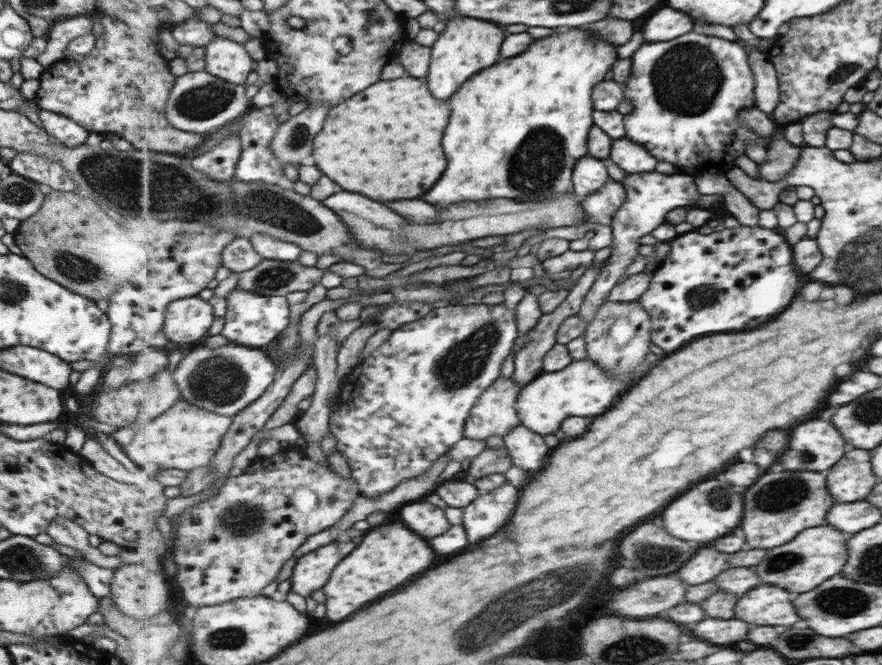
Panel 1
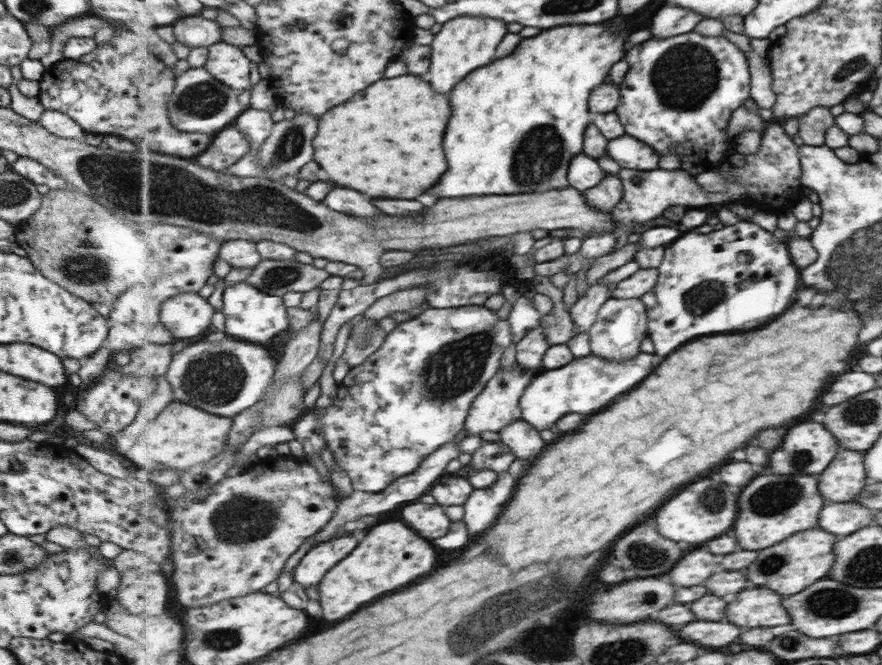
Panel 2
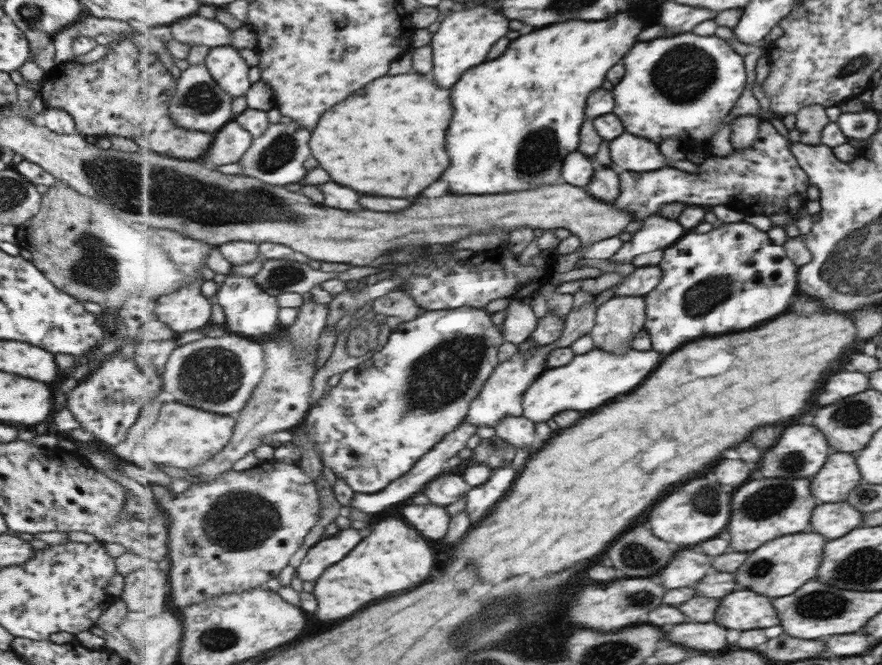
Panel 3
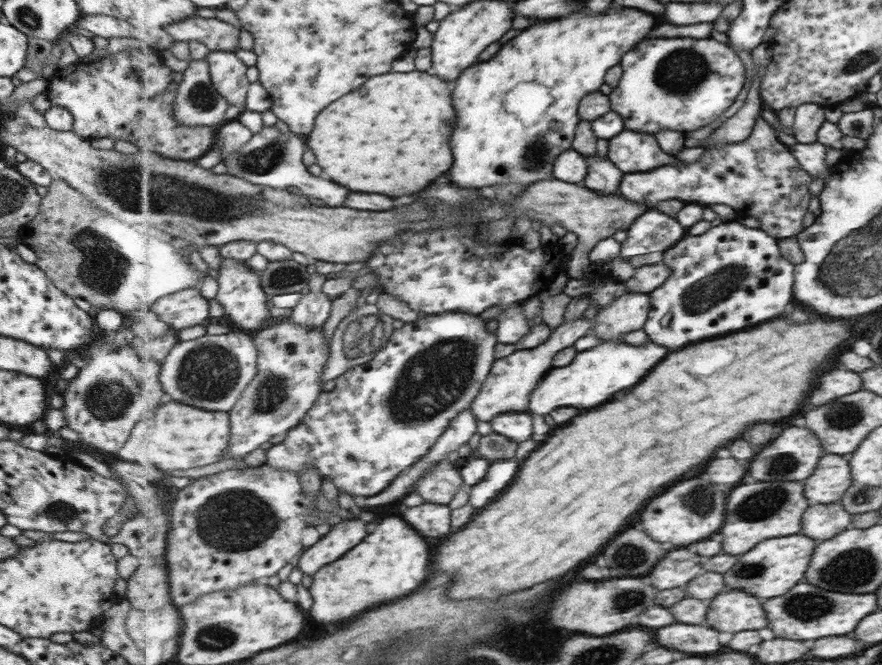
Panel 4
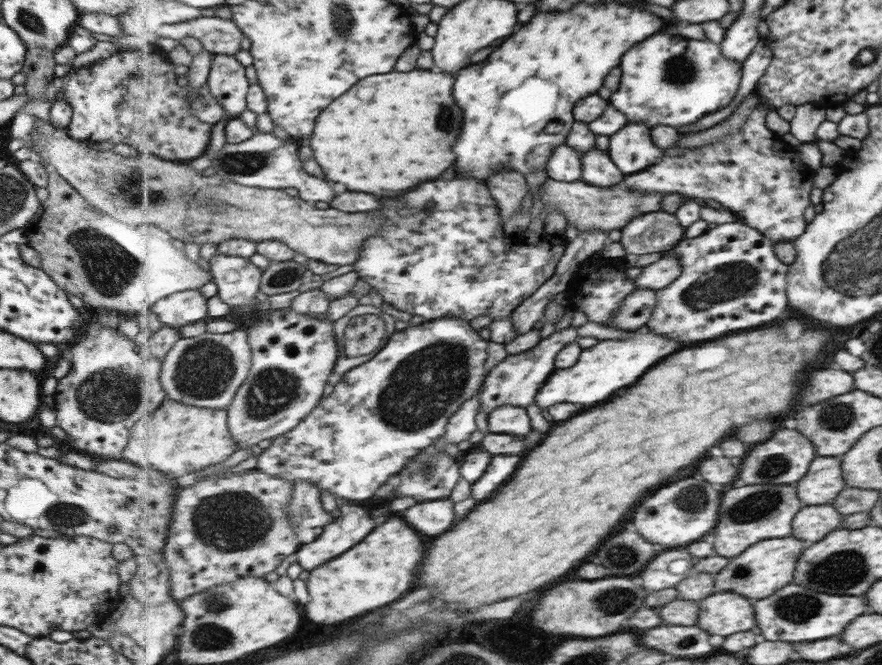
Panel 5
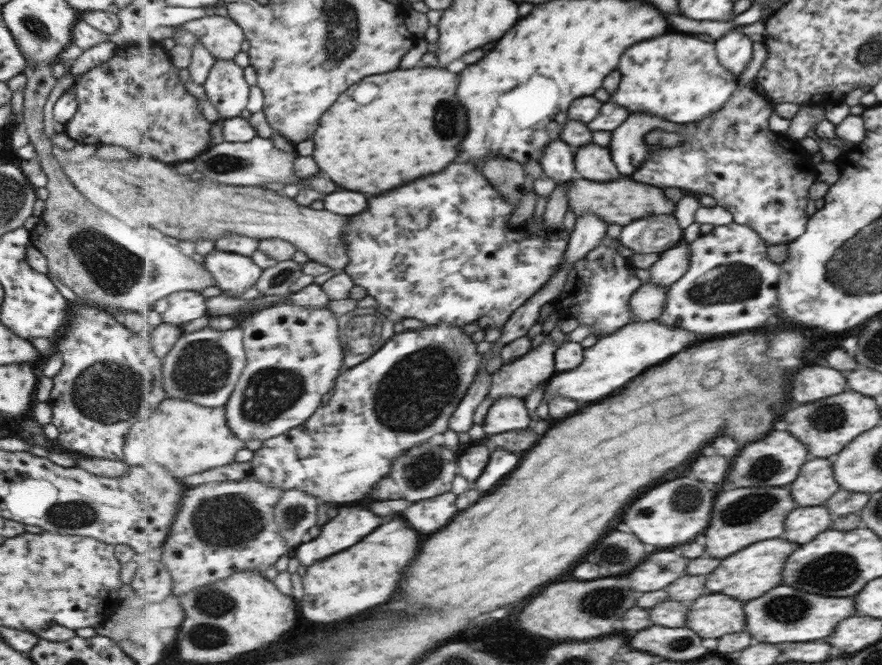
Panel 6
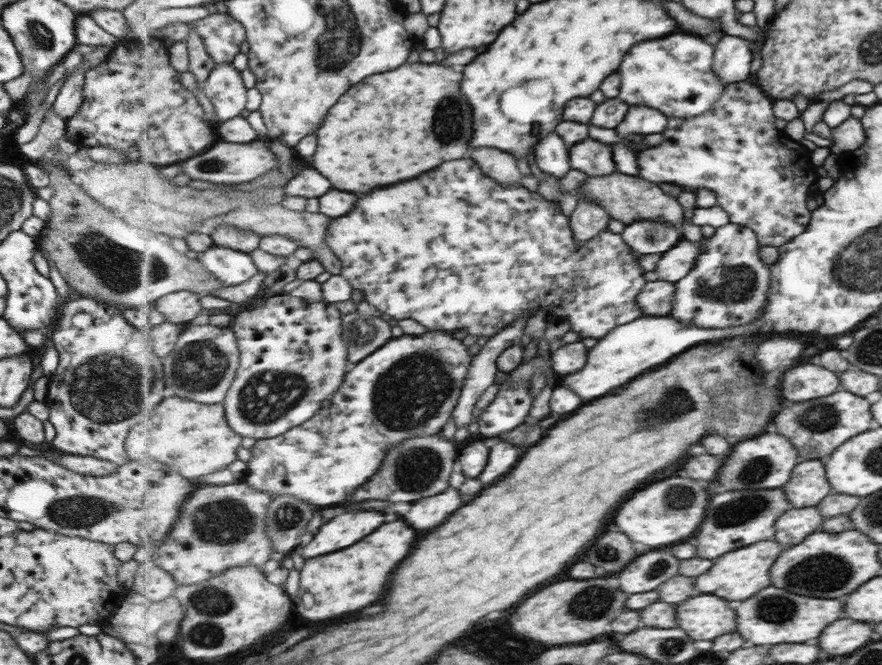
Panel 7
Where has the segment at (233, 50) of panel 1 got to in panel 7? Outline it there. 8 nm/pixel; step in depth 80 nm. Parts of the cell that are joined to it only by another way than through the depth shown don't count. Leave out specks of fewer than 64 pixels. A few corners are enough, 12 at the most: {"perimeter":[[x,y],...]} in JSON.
{"perimeter":[[231,62],[202,89],[221,122],[248,108],[248,89]]}

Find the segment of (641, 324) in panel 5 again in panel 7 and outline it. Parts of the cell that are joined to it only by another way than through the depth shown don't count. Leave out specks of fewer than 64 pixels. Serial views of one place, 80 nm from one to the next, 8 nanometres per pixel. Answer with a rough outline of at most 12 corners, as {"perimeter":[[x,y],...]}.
{"perimeter":[[649,281],[638,296],[649,316],[672,314],[676,282]]}

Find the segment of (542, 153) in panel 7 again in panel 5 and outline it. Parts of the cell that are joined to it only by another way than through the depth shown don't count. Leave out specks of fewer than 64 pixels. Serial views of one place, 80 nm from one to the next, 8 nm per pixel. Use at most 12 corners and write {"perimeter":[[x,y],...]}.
{"perimeter":[[555,147],[546,170],[550,179],[583,178],[582,152]]}

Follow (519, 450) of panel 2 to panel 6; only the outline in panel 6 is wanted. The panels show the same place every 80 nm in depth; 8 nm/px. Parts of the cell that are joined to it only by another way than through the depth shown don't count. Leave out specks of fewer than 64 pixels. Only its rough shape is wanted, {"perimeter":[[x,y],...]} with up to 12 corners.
{"perimeter":[[526,400],[494,402],[483,421],[487,435],[529,428]]}

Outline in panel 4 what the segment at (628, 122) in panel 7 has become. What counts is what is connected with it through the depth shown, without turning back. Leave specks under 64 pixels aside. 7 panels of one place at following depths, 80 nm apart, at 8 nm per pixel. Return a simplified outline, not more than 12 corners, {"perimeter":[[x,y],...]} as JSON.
{"perimeter":[[625,130],[608,157],[624,174],[678,162],[649,133]]}

